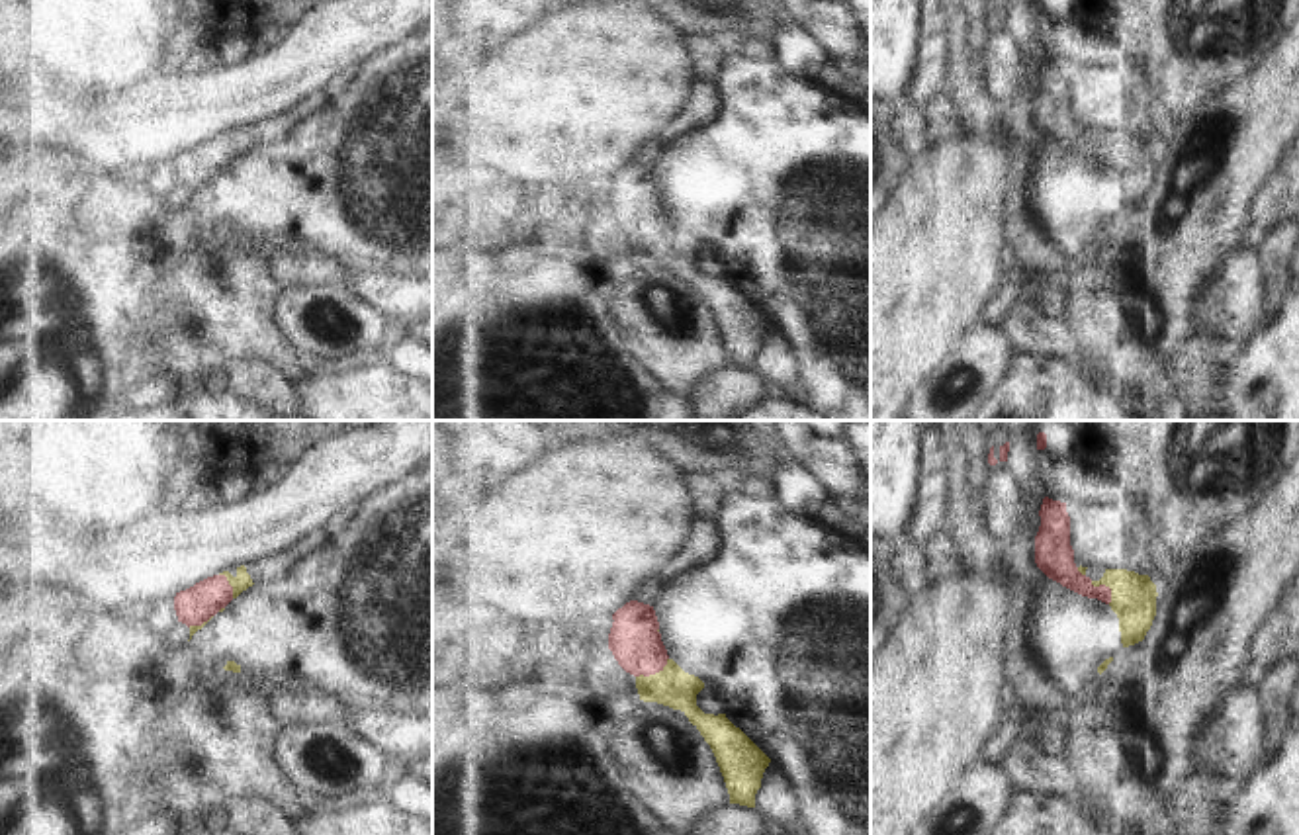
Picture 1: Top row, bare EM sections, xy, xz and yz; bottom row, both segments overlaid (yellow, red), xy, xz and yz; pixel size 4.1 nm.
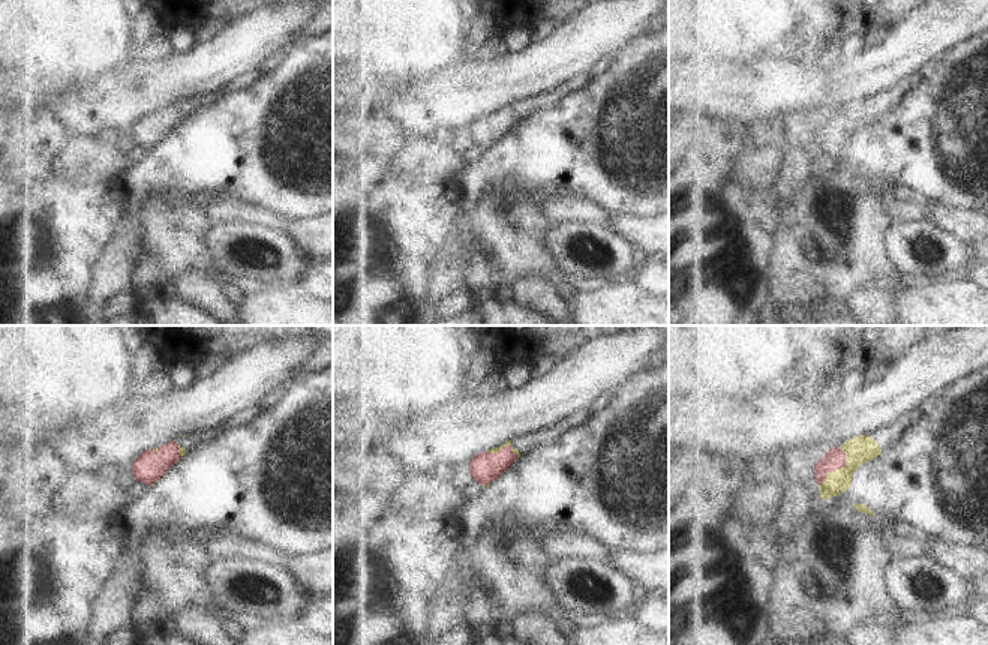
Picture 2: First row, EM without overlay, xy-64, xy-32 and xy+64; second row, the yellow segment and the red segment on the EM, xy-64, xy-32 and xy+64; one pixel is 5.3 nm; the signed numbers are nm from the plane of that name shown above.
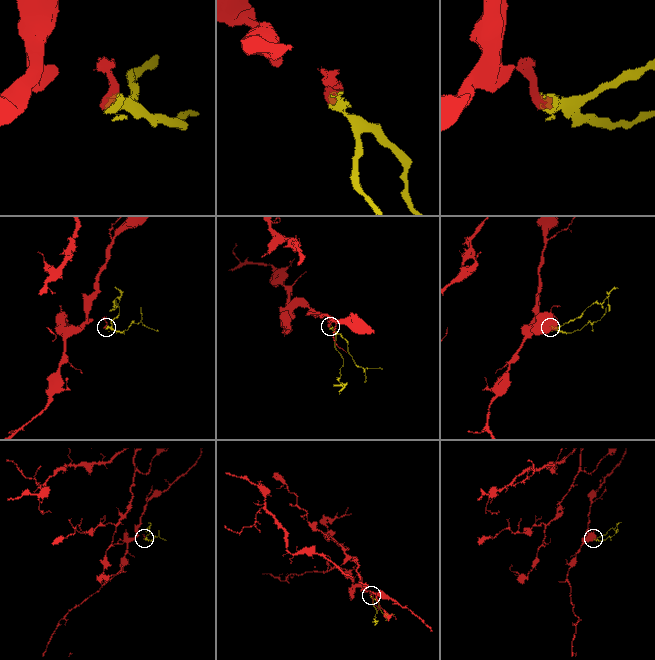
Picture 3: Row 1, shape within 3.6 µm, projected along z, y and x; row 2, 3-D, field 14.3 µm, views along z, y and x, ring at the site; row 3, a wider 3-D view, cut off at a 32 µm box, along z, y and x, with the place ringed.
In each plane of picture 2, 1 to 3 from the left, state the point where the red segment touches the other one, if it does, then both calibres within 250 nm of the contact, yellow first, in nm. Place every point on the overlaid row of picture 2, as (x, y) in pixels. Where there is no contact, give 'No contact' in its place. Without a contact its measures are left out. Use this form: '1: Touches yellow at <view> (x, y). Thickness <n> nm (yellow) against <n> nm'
1: Touches yellow at xy-64 (155, 450). Thickness 20 nm (yellow) against 160 nm
2: Touches yellow at xy-32 (504, 446). Thickness 30 nm (yellow) against 160 nm
3: Touches yellow at xy+64 (838, 470). Thickness 140 nm (yellow) against 120 nm

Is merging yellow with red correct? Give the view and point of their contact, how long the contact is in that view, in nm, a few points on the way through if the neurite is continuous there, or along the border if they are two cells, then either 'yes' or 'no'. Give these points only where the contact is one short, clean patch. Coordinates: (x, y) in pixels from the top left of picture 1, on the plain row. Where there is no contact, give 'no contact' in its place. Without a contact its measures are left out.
xz (656, 235) | 160 nm | across xz (671, 249), (656, 235), (636, 206) | yes

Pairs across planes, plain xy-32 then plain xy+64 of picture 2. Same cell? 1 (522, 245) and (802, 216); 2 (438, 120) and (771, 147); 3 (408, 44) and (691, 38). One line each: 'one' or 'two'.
1: one
2: two
3: one

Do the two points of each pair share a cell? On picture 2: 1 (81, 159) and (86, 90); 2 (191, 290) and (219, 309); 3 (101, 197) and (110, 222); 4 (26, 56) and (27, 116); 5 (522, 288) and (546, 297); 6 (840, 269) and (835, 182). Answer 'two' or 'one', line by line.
1: two
2: one
3: one
4: two
5: one
6: one

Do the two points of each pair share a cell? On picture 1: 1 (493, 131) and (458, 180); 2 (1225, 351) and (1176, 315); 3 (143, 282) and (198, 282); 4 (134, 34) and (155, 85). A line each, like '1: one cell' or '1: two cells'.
1: two cells
2: two cells
3: two cells
4: two cells

